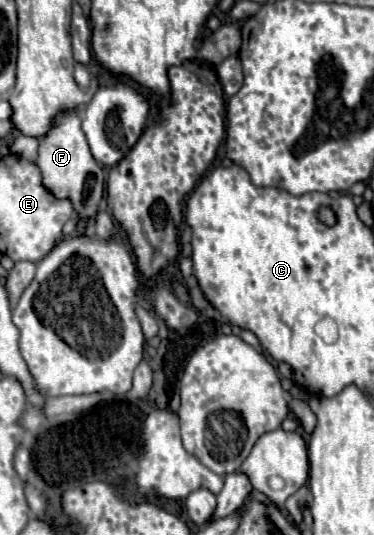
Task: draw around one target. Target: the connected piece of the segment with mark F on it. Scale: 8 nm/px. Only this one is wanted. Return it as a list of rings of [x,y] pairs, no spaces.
[[[63,112],[55,118],[51,132],[39,142],[37,166],[41,170],[41,180],[47,192],[51,192],[51,196],[55,196],[57,200],[69,200],[73,204],[75,214],[79,216],[79,222],[95,218],[103,198],[105,172],[87,148],[87,140],[83,136],[77,112]]]

